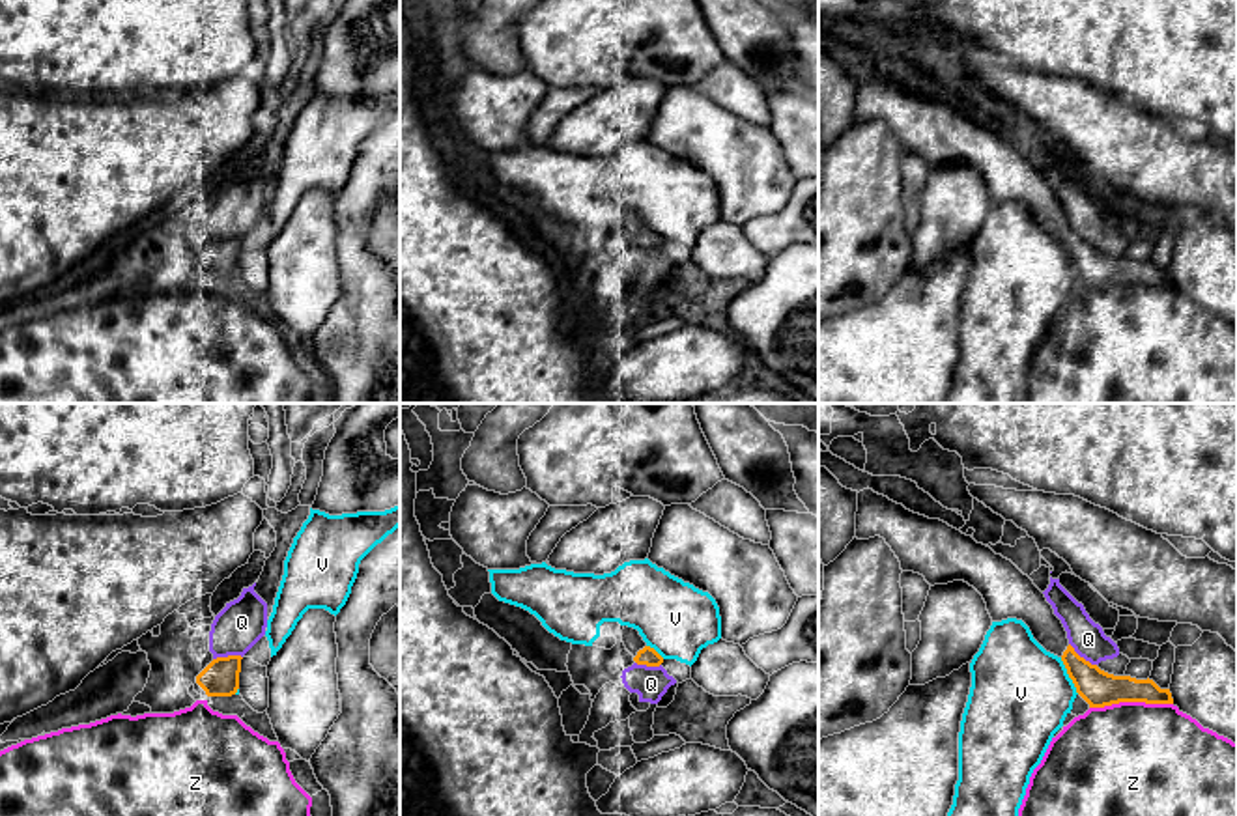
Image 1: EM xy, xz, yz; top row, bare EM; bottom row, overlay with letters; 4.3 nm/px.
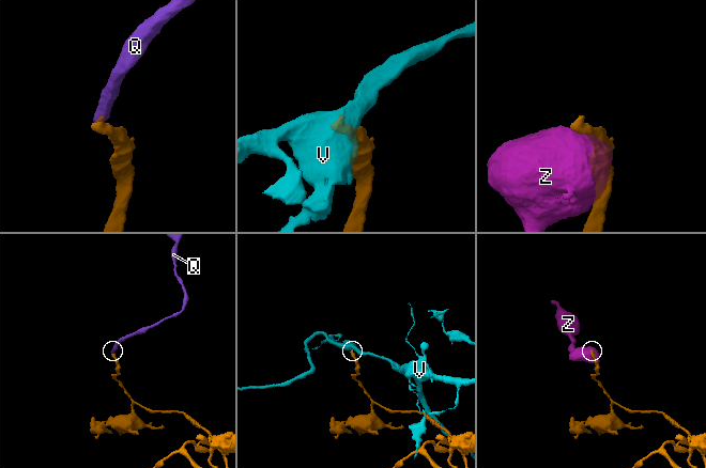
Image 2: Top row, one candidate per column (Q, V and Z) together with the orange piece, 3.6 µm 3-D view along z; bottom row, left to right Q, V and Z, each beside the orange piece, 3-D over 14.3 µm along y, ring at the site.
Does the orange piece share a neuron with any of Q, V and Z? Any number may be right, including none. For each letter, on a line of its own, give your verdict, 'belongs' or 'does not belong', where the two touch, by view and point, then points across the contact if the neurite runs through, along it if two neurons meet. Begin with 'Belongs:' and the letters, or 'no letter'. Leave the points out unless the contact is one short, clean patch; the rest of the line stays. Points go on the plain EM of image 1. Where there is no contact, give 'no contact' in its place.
Belongs: no letter
Q: does not belong | xy (228, 238)
V: does not belong | yz (1069, 258) | along yz (1060, 239), (1079, 275)
Z: does not belong | yz (1131, 282)

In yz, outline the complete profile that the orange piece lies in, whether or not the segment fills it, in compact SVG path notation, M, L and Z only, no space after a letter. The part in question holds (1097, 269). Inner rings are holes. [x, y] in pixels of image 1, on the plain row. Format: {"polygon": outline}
{"polygon": "M867 69L858 75L856 120L874 118L886 121L903 153L923 157L931 168L964 162L983 177L992 204L1022 202L1033 220L1063 243L1089 289L1173 286L1170 271L1153 261L1114 258L1080 239L1045 176L1011 142L947 105L914 95Z"}

